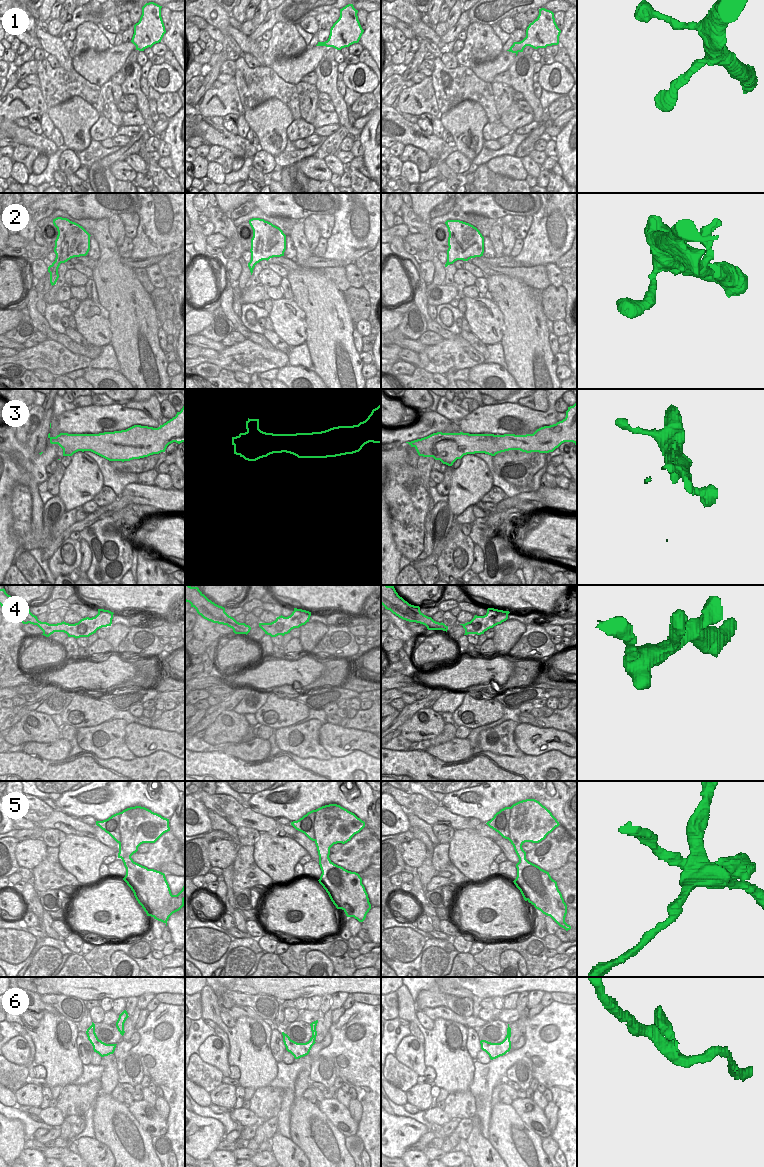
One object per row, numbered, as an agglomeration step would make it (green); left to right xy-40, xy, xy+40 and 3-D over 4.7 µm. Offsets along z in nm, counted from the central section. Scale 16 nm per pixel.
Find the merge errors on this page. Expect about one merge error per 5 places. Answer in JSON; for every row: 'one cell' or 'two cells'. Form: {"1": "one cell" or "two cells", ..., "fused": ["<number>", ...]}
{"1": "one cell", "2": "one cell", "3": "one cell", "4": "one cell", "5": "two cells", "6": "one cell", "fused": ["5"]}

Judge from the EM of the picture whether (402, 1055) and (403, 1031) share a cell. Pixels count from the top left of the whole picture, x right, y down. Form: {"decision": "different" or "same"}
{"decision": "different"}

